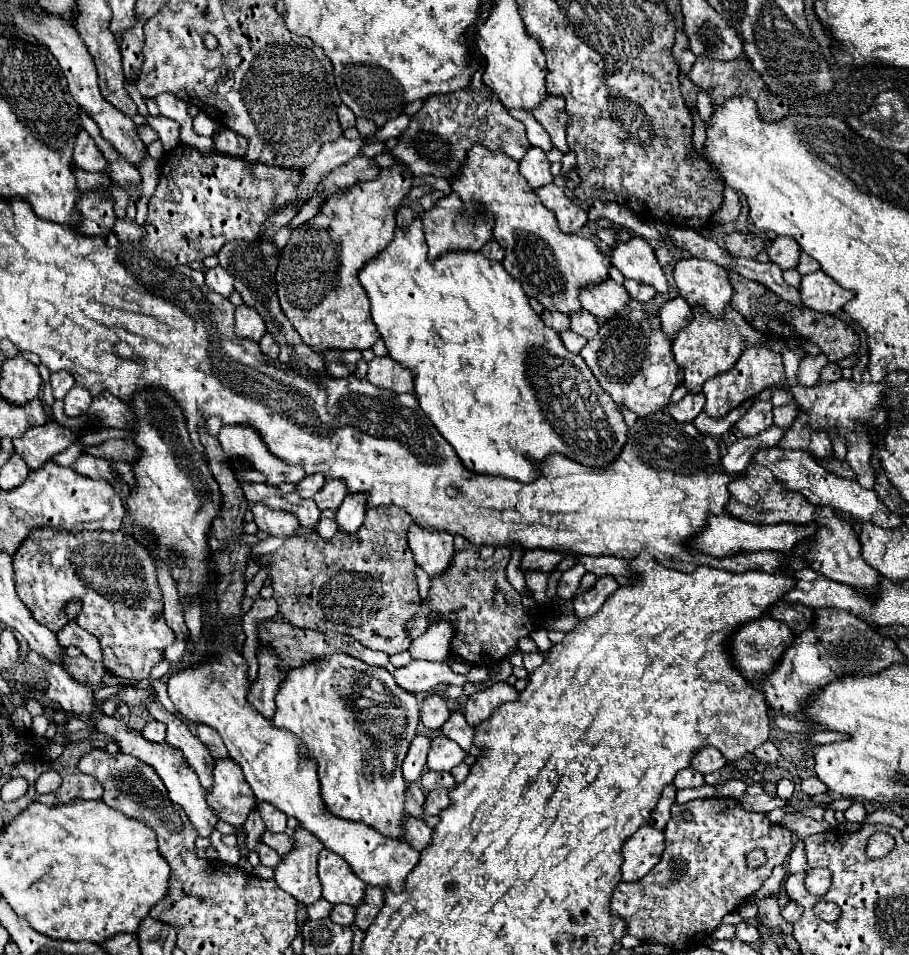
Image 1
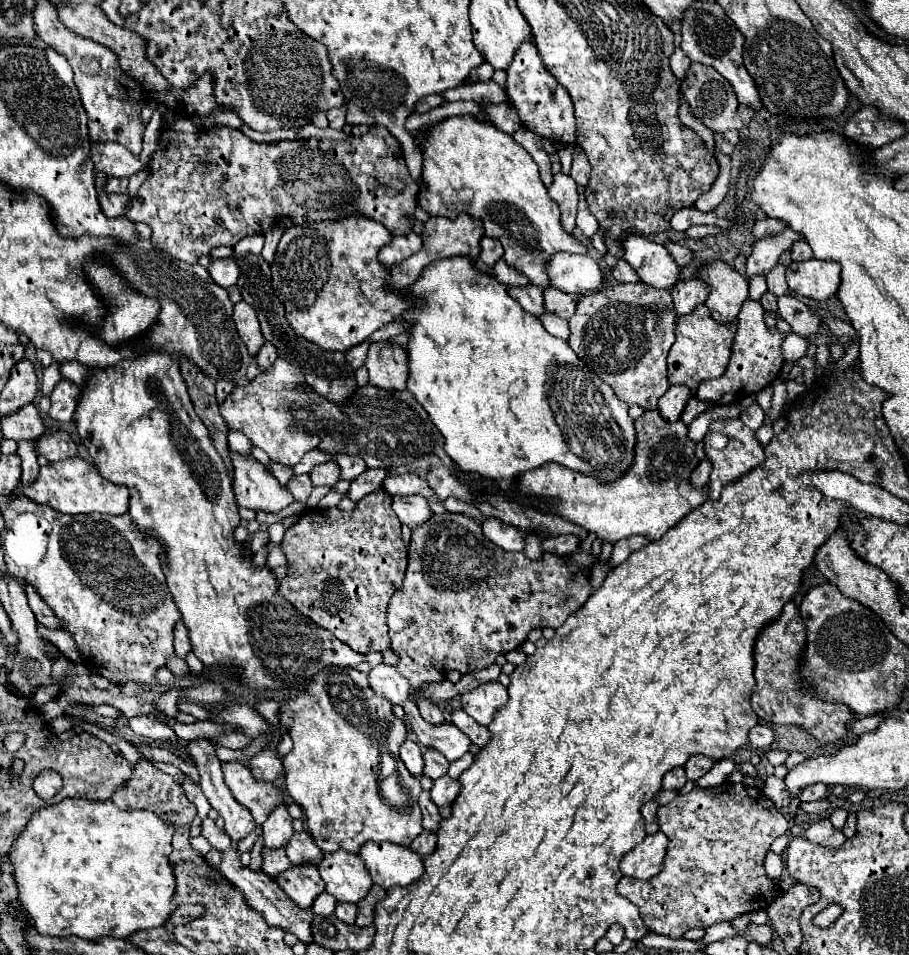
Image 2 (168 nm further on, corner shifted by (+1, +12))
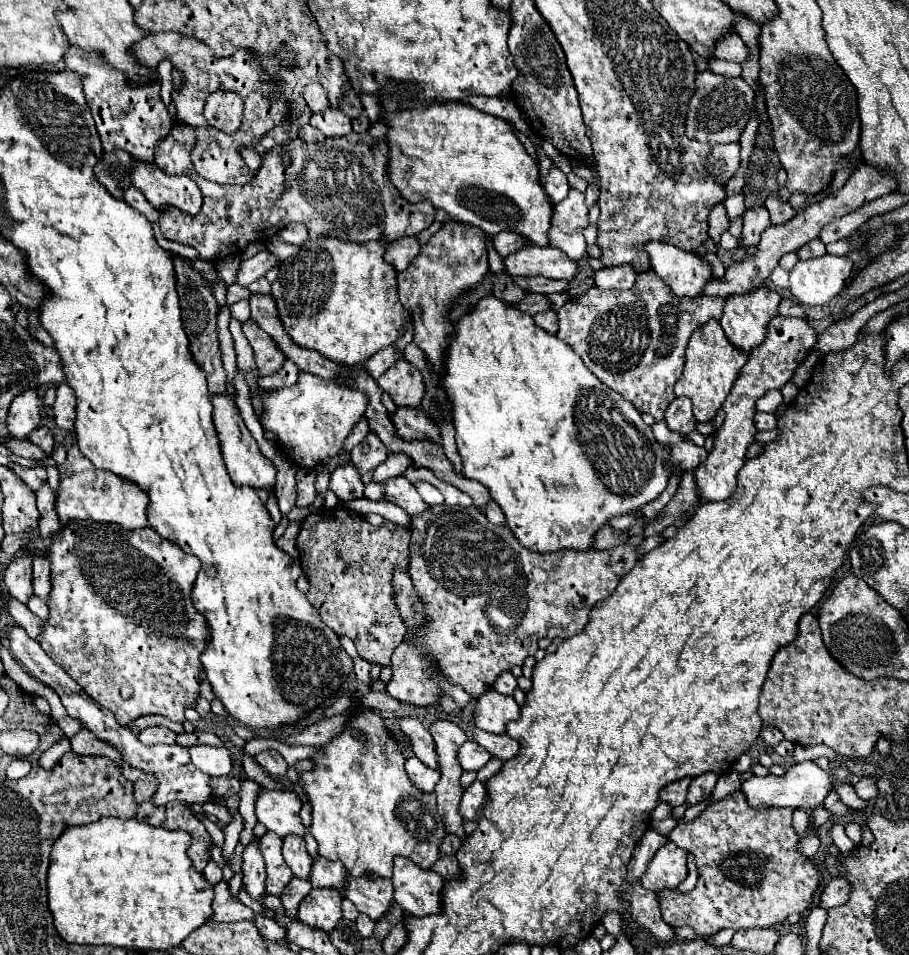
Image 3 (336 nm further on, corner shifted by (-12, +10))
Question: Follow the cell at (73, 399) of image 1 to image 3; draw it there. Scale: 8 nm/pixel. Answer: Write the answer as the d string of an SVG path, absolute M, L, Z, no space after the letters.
M61 383L57 387L57 399L55 399L53 411L55 411L57 427L71 431L77 415L77 401L73 401L73 389L69 389L69 385Z

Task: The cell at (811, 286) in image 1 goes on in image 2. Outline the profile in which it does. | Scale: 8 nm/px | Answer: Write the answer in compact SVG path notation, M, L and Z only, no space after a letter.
M808 259L800 263L792 261L786 267L786 283L798 297L808 297L814 301L828 299L840 287L840 263L830 259Z

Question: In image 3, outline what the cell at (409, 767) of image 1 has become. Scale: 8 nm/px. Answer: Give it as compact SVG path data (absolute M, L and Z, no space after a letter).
M411 755L405 763L405 771L409 775L409 779L413 781L413 785L421 791L433 791L433 787L439 781L439 773L435 769L429 769L421 759L417 759L415 755Z

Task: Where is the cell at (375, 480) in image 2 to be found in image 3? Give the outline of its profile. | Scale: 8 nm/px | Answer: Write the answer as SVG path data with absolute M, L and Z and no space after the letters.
M391 453L387 461L383 461L375 471L373 471L373 481L389 481L393 477L399 477L407 467L411 465L411 457L405 453Z

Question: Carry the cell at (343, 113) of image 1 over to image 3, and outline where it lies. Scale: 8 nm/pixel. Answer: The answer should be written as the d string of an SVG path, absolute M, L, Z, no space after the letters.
M327 109L325 113L313 113L311 127L319 129L325 137L343 137L351 131L351 119L339 109Z

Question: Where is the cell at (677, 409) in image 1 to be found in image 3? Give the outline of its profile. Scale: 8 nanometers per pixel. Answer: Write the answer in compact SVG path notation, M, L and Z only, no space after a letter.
M677 397L665 413L665 421L669 425L669 429L679 431L679 433L691 433L697 425L697 419L693 415L691 409L691 401L687 397Z

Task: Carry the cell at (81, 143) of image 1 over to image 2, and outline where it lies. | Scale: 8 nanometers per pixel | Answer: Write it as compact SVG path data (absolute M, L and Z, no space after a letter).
M92 143L90 155L96 171L104 171L108 177L128 179L144 167L144 163L120 143Z

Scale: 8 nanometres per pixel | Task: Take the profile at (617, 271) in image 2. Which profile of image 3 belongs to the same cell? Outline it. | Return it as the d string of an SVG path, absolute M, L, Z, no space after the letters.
M631 265L601 269L595 273L595 285L601 289L631 289L637 281L637 271Z

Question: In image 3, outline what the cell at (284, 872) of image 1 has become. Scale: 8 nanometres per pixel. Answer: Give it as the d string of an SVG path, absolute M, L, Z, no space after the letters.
M311 889L311 893L301 901L297 917L323 931L331 931L341 919L341 895L337 889Z

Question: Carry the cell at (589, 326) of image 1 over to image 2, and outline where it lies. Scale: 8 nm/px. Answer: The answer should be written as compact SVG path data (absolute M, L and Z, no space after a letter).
M548 287L544 289L544 309L562 319L570 319L572 311L576 309L576 299L556 287Z

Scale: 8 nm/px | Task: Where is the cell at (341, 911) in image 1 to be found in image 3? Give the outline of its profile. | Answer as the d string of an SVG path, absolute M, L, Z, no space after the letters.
M359 915L357 917L357 921L355 921L355 925L357 925L357 929L359 929L359 933L363 935L363 937L369 937L371 933L373 933L373 927L375 927L375 921L373 919L369 919L367 915Z

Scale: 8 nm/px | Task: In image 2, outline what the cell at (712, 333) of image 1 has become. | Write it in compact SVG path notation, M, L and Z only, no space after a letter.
M706 305L696 307L688 315L680 315L676 323L676 341L668 355L668 381L670 385L686 385L692 395L696 395L698 385L706 379L716 379L726 371L726 363L730 359L730 349L734 343L736 323L720 325L710 317Z

